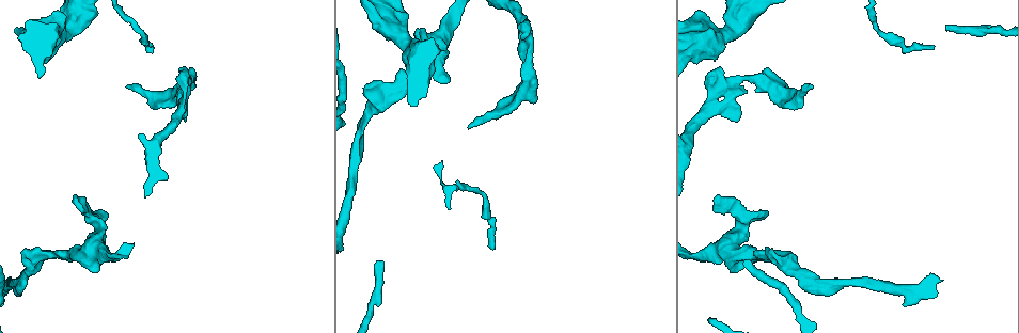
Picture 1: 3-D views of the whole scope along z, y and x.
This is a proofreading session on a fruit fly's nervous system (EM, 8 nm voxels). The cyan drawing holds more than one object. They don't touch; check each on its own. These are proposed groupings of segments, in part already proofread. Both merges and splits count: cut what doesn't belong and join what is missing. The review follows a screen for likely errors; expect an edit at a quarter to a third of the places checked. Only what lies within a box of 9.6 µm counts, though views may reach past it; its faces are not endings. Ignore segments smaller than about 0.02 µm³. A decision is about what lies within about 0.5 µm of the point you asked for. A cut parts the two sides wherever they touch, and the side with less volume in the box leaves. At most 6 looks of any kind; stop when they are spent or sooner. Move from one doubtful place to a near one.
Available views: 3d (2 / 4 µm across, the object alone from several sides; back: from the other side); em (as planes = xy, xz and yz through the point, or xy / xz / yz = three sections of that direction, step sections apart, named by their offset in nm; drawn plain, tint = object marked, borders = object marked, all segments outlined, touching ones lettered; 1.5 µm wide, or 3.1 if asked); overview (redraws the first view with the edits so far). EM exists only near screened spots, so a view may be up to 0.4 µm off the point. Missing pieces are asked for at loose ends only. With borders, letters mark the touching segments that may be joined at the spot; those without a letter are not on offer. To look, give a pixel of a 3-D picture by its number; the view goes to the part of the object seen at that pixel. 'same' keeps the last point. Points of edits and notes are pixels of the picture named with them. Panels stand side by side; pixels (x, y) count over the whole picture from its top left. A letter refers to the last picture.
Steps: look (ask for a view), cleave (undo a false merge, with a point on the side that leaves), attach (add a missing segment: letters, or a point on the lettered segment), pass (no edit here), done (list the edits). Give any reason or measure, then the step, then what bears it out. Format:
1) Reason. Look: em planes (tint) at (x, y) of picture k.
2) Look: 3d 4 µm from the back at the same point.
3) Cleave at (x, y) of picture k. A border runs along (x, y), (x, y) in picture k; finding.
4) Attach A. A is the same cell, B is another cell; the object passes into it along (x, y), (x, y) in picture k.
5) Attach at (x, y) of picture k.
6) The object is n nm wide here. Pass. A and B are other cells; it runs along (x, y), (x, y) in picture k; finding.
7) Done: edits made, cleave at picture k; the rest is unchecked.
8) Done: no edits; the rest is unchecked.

Look: em planes (tint) at (74, 199) of picture 1.

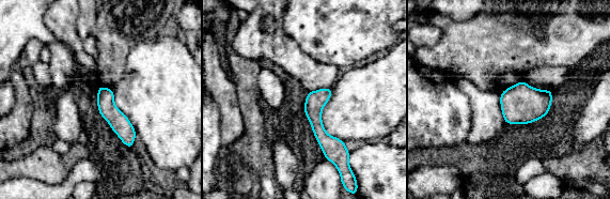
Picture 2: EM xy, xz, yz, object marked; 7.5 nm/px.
Look: em planes (borders) at the same point.

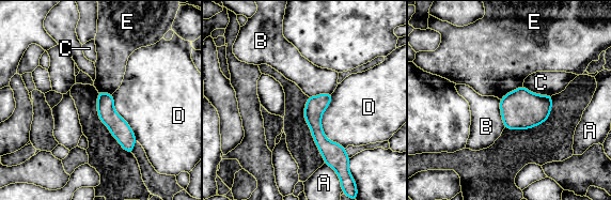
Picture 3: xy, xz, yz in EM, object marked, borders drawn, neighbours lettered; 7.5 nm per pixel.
Pass. A, B, C, D and E are other cells; it runs along (312, 98), (318, 137), (334, 165) in picture 3; no lettered segment goes on from it.

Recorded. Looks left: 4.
An open end. Look: 3d 2 µm at (812, 88) of picture 1.

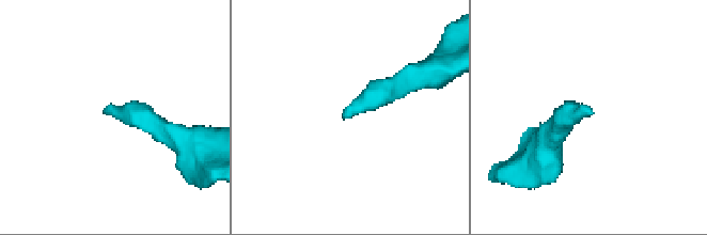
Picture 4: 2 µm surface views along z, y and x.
Need the tissue. Look: em xz step 8 (borders) at (104, 111) of picture 4.

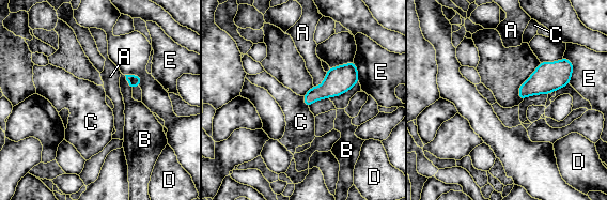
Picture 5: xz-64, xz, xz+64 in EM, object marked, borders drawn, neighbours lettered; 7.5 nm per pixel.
Pass. A, B, C, D and E are other cells; a border runs along (302, 96), (302, 102), (308, 107) in picture 5; none of them fits.

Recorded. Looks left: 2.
An open end. Look: em xz step 4 (borders) at (947, 28) of picture 1.

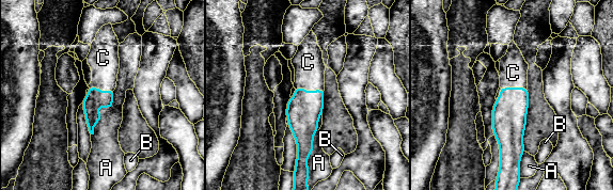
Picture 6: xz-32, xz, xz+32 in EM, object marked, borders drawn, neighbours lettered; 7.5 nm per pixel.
Another direction. Look: em planes (borders) at the same point.

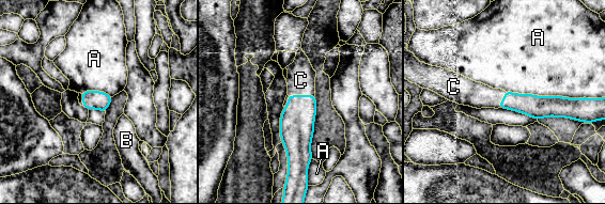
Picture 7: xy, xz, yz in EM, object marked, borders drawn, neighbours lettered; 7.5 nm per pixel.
Attach at (300, 80) of picture 7. C is the same cell, A and B are other cells; the object passes into it along (297, 118), (301, 95), (300, 80) in picture 7; it goes on there.

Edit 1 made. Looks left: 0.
Done: edits made, attach at picture 7; the rest is unchecked.

